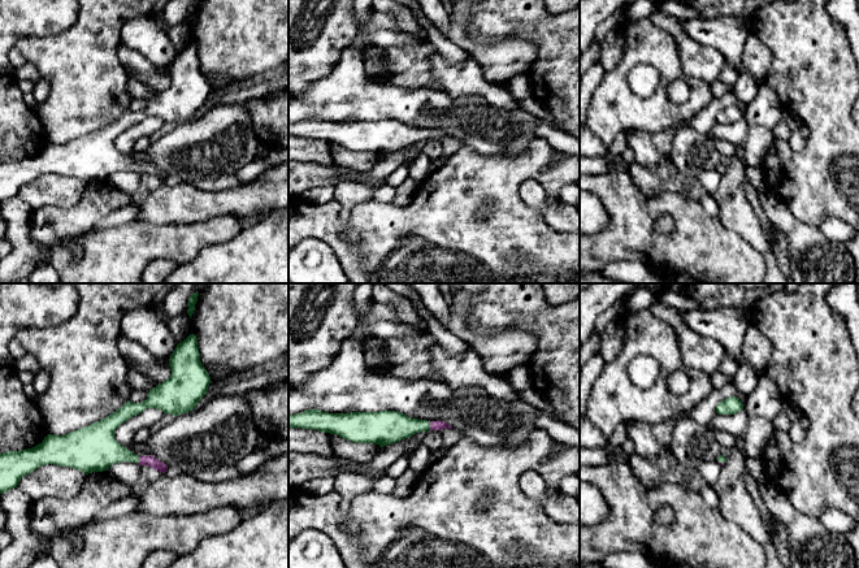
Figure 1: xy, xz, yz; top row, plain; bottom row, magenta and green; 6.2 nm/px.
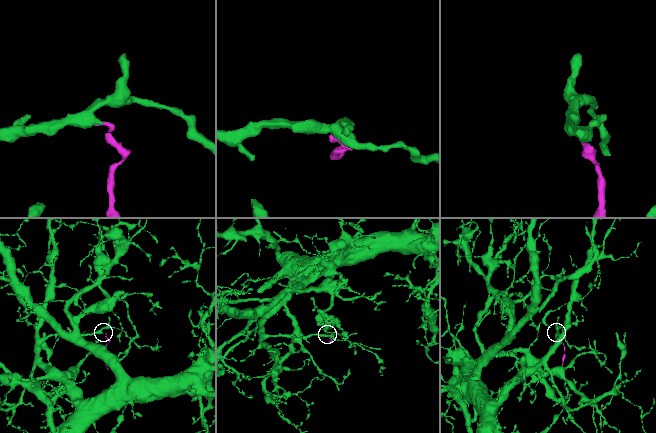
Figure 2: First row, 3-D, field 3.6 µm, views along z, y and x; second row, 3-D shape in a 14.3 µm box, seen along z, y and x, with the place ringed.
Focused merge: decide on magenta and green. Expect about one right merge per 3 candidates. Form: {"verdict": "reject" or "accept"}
{"verdict": "accept"}

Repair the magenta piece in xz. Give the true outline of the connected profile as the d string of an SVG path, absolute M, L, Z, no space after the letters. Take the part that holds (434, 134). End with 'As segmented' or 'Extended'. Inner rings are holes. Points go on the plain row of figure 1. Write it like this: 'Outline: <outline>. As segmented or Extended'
Outline: M307 118L301 122L288 123L288 135L320 139L337 143L355 152L374 152L381 156L409 147L416 142L442 139L446 136L452 138L452 135L444 130L411 127L407 123L395 120L327 122L320 118Z. Extended

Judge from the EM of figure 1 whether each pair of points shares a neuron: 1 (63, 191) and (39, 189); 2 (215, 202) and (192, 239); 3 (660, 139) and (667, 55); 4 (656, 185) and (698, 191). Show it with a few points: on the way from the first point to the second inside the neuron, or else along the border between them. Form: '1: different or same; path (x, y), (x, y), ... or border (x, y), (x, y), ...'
1: same; path (57, 190), (44, 190)
2: different; border (237, 219), (217, 216), (176, 224)
3: different; border (676, 125), (651, 135)
4: same; path (667, 185), (688, 186)

